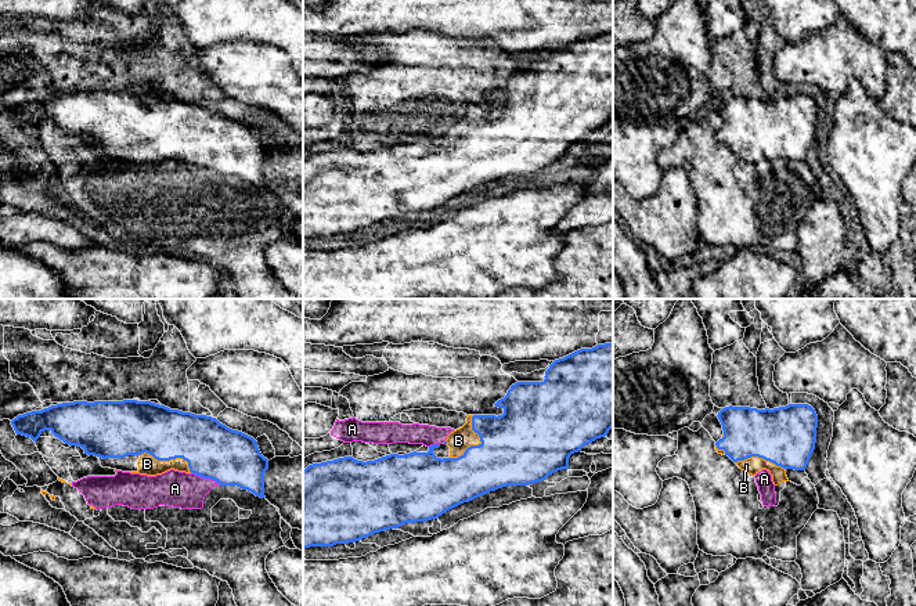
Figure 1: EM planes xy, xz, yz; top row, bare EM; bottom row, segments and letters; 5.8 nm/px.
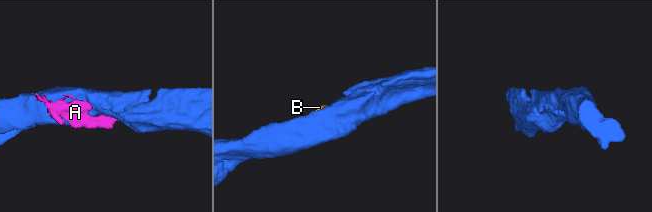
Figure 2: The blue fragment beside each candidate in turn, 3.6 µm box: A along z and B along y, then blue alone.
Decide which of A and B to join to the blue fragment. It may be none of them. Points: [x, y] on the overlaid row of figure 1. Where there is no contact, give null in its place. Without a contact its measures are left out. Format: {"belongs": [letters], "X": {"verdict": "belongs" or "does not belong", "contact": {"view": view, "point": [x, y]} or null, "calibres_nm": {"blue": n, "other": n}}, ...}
{"belongs": [], "A": {"verdict": "does not belong", "contact": {"view": "xy", "point": [206, 478]}, "calibres_nm": {"blue": 320, "other": 220}}, "B": {"verdict": "does not belong", "contact": {"view": "xz", "point": [479, 444]}, "calibres_nm": {"blue": 440, "other": 130}}}

